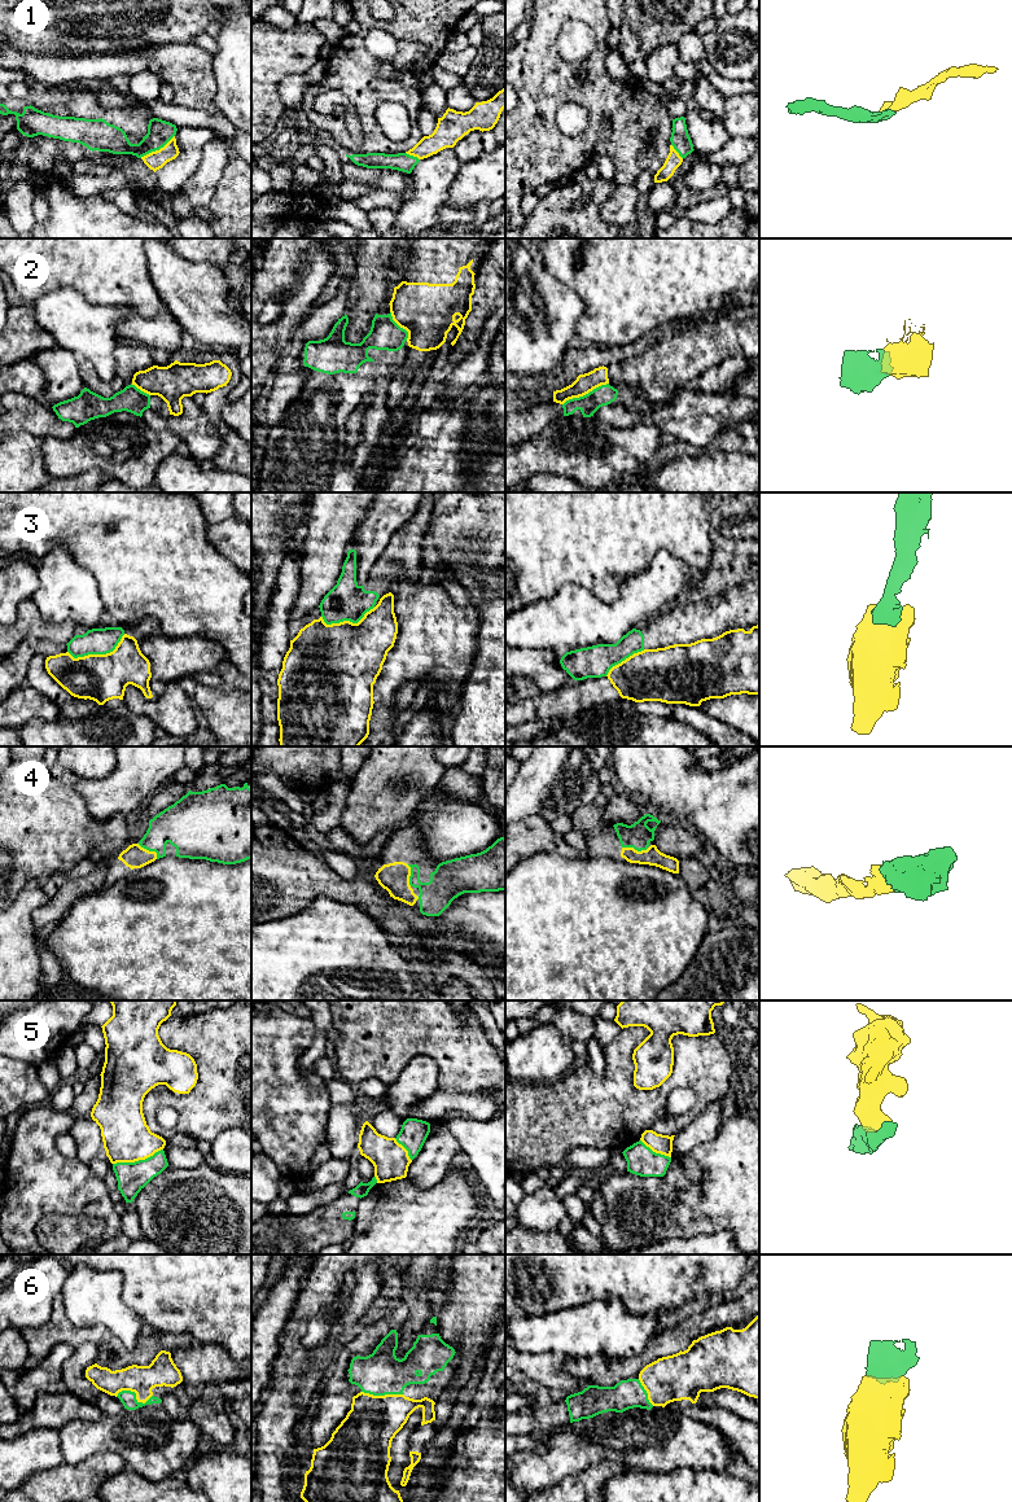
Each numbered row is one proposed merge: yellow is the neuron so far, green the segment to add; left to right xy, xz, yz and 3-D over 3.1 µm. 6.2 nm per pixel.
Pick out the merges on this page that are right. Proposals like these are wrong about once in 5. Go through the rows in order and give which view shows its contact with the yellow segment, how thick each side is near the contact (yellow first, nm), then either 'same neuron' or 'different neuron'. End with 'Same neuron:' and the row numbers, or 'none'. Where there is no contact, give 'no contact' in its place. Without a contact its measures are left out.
1: contact in xy; calibres 110 and 160 nm; same neuron
2: contact in yz; calibres 120 and 130 nm; different neuron
3: contact in xy; calibres 280 and 160 nm; different neuron
4: contact in yz; calibres 110 and 160 nm; same neuron
5: contact in xy; calibres 300 and 180 nm; different neuron
6: contact in xy; calibres 180 and 100 nm; same neuron
Same neuron: 1, 4, 6

